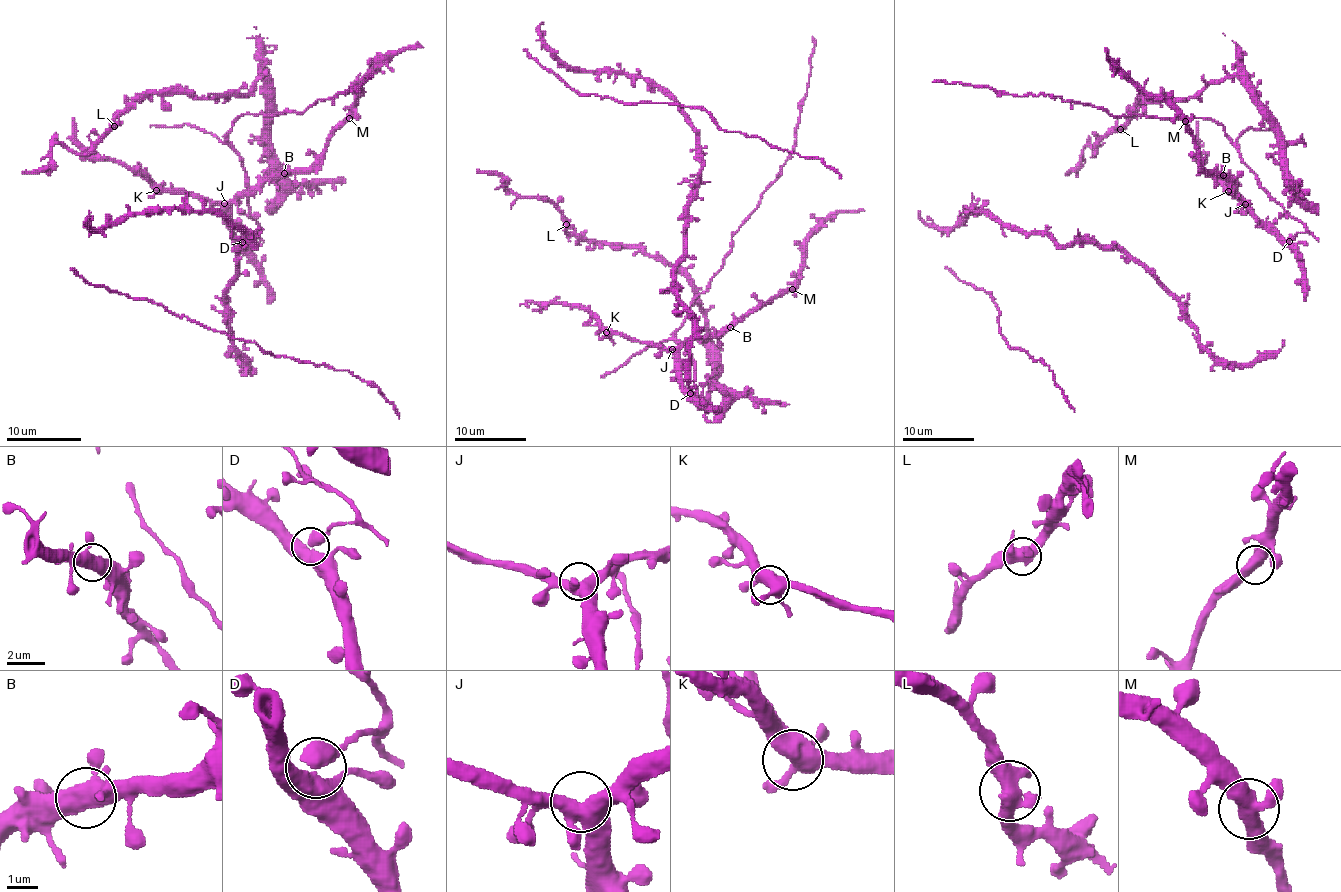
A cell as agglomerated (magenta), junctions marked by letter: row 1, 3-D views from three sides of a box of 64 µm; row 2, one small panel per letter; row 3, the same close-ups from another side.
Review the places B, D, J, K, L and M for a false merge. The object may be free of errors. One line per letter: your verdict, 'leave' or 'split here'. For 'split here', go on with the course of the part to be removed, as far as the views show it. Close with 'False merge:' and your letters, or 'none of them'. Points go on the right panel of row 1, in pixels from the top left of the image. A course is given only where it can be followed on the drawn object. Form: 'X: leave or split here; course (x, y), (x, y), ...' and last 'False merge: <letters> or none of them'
B: leave
D: leave
J: leave
K: leave
L: leave
M: leave
False merge: none of them

